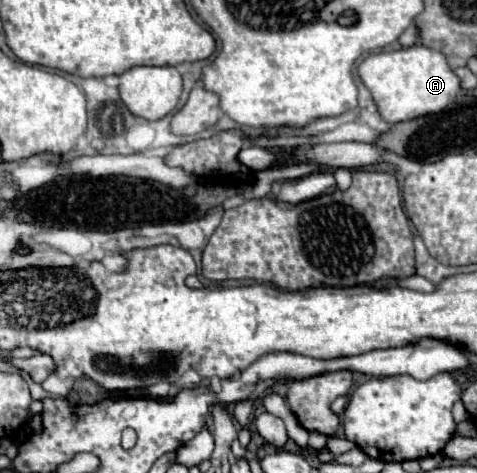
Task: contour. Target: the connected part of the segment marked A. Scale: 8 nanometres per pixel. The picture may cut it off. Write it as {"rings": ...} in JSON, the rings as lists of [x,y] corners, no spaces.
{"rings":[[[413,45],[399,51],[373,53],[361,61],[359,77],[371,91],[381,117],[389,123],[399,123],[421,115],[439,113],[441,109],[447,109],[449,103],[461,91],[461,79],[449,67],[447,57],[441,51],[429,49],[425,45]]]}

